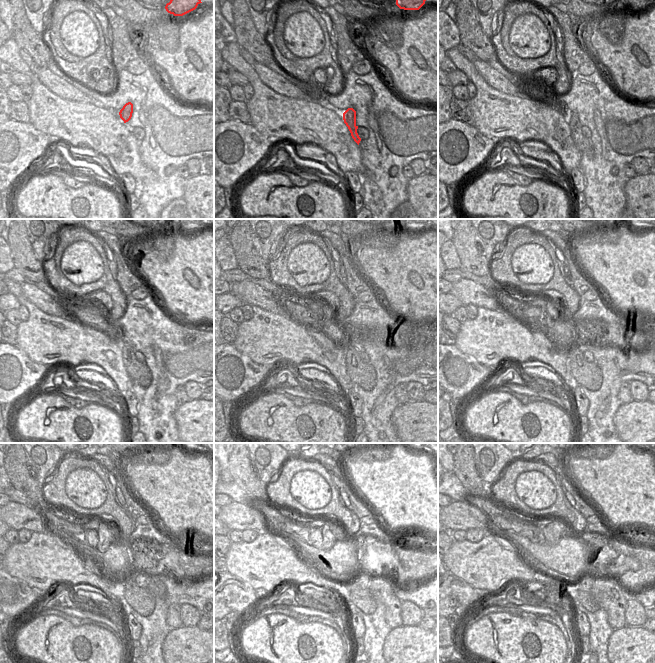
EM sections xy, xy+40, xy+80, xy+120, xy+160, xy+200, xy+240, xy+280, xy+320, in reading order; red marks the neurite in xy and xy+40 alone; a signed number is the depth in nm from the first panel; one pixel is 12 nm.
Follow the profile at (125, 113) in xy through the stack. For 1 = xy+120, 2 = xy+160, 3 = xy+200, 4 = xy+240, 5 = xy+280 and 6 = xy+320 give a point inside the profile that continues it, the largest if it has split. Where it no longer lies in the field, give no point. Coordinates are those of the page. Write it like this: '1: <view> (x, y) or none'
1: xy+120 (138, 372)
2: xy+160 (364, 375)
3: xy+200 (587, 374)
4: xy+240 (142, 600)
5: xy+280 (363, 599)
6: xy+320 (585, 599)

